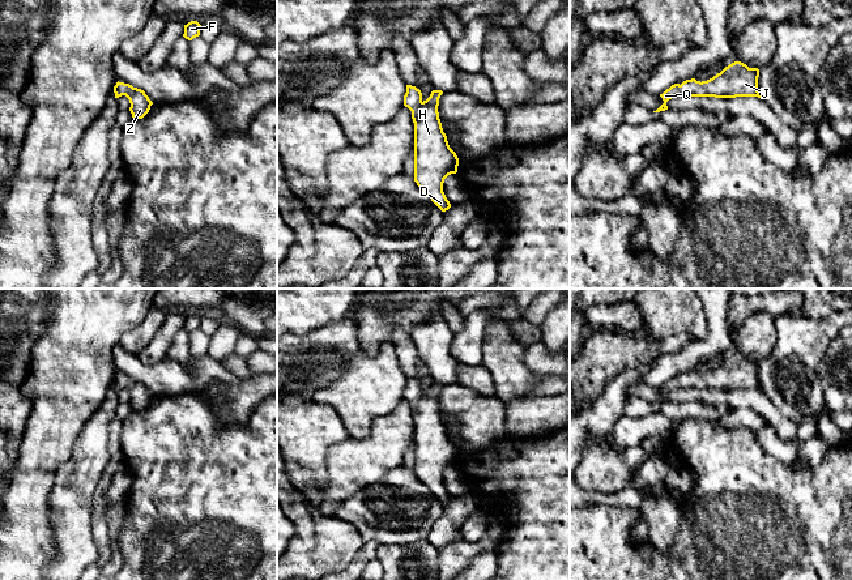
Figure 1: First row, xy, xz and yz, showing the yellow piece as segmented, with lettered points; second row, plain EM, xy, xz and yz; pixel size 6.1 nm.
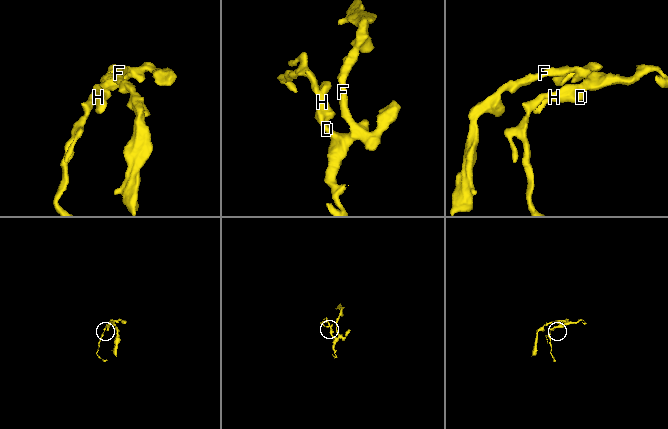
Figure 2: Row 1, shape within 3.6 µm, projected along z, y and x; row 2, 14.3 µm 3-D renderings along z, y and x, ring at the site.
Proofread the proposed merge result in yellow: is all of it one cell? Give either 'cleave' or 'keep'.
keep

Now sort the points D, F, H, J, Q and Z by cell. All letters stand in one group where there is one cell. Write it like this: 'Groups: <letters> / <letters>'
Groups: D F H J Q Z

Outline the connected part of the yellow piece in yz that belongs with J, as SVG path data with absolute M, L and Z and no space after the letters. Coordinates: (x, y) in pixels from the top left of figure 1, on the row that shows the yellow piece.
M734 61L725 67L720 73L707 81L686 80L681 85L674 84L666 89L660 97L664 103L653 112L668 110L666 102L674 97L715 97L715 98L736 98L736 97L758 97L758 68L749 68L741 61Z

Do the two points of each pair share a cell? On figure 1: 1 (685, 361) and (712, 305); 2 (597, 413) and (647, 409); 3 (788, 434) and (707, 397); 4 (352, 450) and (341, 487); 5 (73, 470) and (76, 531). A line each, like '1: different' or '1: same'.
1: same
2: different
3: same
4: same
5: same

